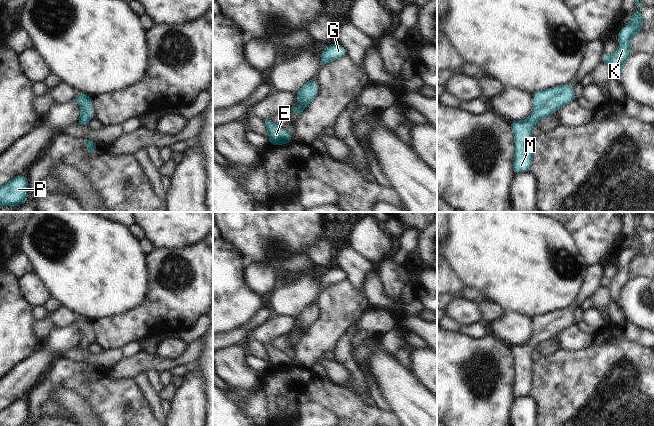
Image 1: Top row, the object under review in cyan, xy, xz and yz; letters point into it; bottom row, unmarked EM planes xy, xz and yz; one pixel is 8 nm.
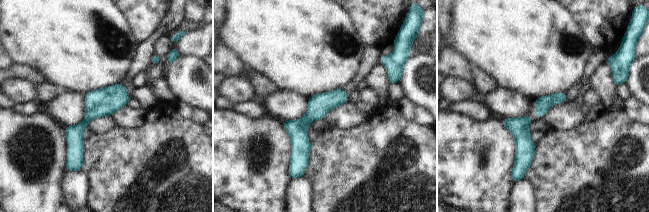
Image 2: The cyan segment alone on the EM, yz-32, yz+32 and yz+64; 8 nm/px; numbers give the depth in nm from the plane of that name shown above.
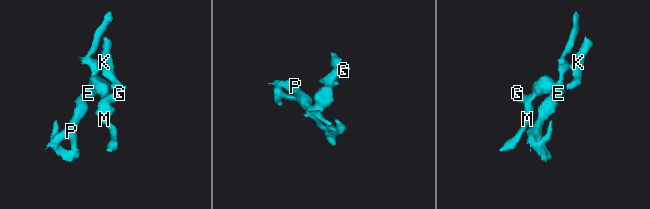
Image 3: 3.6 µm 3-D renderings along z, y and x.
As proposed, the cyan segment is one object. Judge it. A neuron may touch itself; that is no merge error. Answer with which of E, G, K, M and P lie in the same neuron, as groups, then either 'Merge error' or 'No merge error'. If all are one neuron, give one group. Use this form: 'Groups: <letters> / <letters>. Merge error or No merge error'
Groups: E G K M P. No merge error

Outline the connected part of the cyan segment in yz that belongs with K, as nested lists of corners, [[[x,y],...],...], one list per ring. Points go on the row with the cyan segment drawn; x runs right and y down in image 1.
[[[639,9],[635,10],[632,20],[617,34],[620,46],[616,53],[609,55],[603,53],[602,62],[606,62],[612,69],[612,78],[619,79],[626,60],[632,55],[631,42],[643,26],[644,19]]]

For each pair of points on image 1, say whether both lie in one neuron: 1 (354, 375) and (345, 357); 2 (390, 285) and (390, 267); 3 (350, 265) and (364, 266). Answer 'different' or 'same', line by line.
1: same
2: same
3: same

